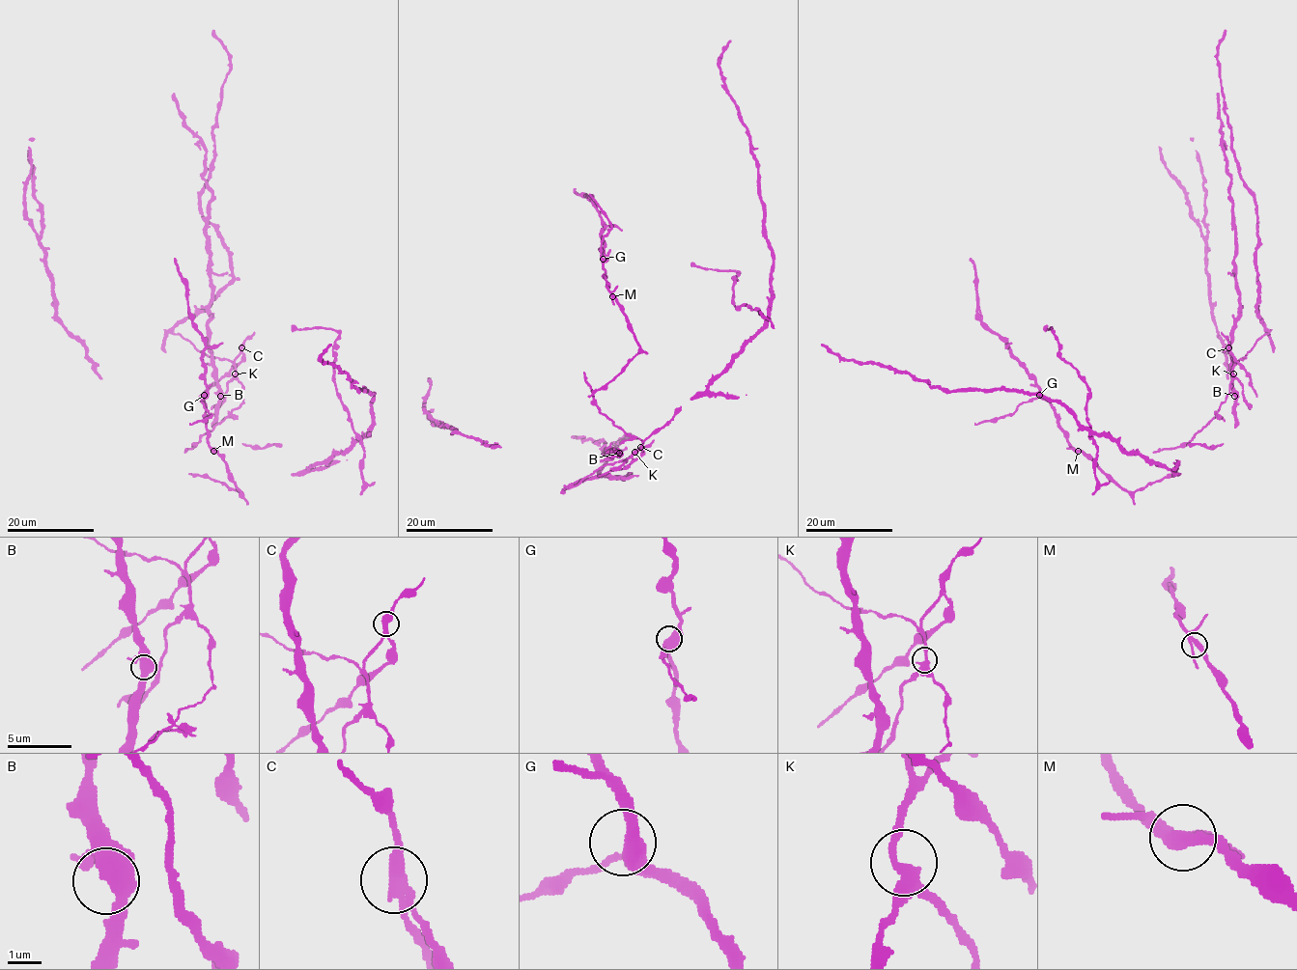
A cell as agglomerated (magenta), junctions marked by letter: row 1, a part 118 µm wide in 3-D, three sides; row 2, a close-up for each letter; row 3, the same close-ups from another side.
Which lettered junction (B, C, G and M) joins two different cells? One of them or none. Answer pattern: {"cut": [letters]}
{"cut": ["C"]}

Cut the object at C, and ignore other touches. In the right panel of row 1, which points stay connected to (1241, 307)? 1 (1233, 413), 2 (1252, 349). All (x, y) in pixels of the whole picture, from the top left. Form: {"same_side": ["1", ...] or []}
{"same_side": ["1"]}

